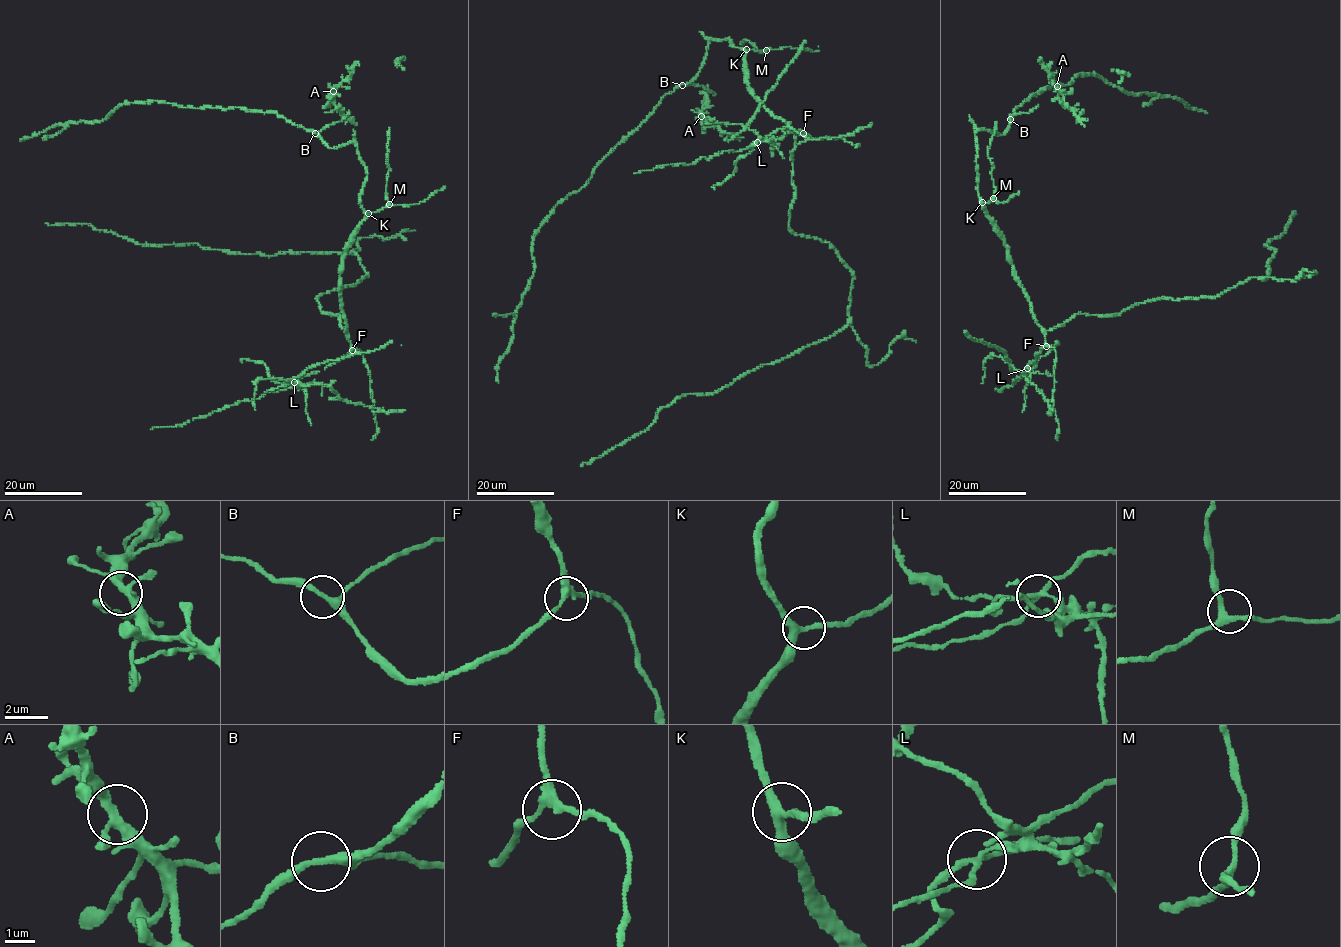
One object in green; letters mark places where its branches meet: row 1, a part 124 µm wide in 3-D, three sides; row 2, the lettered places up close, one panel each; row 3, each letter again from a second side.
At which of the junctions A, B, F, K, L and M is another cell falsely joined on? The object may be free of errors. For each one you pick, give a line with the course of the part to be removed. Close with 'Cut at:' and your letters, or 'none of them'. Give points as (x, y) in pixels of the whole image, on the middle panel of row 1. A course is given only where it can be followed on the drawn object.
Cut at: L

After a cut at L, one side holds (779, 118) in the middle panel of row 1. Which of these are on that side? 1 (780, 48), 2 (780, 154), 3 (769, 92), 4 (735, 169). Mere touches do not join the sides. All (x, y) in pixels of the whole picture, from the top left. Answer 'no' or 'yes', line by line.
1: yes
2: no
3: no
4: no

